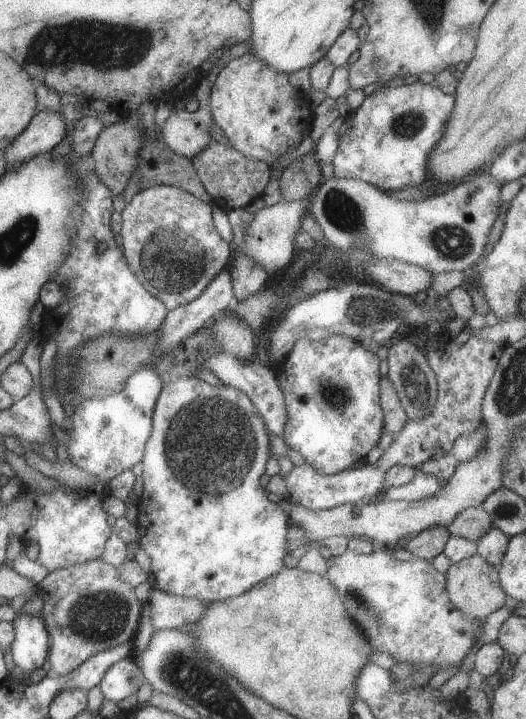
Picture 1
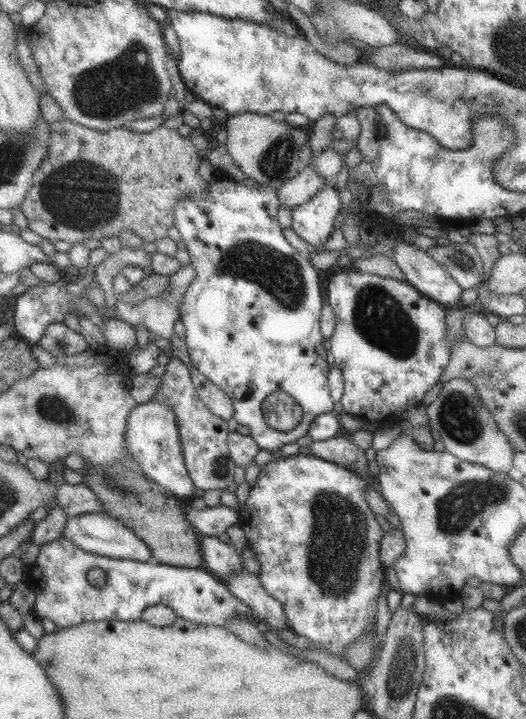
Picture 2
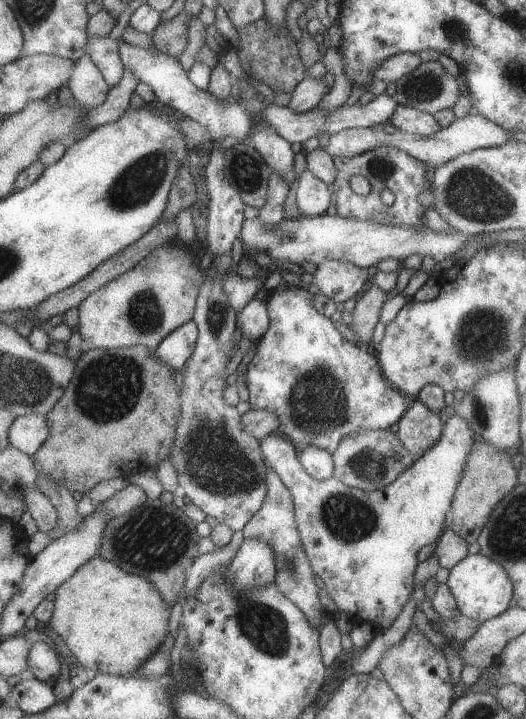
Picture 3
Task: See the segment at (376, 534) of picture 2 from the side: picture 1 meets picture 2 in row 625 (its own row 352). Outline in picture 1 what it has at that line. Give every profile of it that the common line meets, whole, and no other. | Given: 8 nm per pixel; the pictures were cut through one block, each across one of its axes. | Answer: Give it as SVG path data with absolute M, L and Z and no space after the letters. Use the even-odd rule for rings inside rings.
M345 335L318 341L299 338L273 367L287 410L284 443L303 456L315 472L332 475L364 462L383 430L379 359Z

